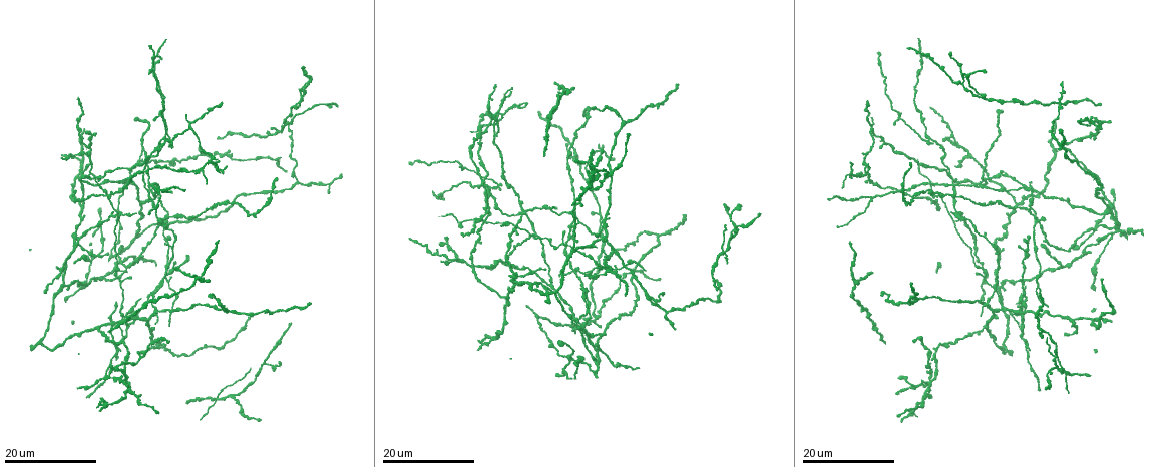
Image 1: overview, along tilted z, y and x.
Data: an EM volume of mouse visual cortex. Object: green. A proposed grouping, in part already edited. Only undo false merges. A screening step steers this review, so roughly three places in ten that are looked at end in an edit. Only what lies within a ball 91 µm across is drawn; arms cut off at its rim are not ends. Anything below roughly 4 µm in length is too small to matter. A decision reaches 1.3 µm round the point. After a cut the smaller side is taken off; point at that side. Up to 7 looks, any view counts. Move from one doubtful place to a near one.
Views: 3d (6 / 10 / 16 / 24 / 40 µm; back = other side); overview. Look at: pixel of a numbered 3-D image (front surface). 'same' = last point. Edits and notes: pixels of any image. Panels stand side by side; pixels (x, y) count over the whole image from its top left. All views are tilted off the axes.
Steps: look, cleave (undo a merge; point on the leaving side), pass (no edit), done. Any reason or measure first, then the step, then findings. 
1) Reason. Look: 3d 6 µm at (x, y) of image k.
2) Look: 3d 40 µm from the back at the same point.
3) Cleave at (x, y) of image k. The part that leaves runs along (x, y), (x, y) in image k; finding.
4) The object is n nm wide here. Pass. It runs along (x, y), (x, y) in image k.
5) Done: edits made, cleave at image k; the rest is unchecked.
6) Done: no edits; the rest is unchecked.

Four-way junction. Look: 3d 24 µm at (195, 277) of image 1.

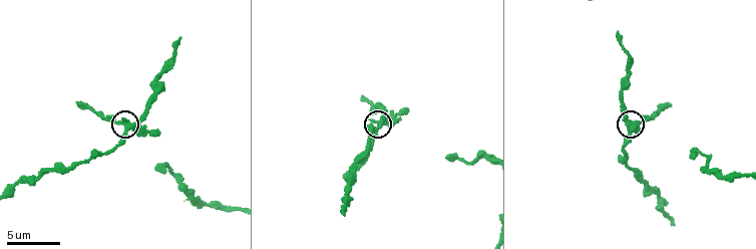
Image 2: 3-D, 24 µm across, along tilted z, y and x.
Look: 3d 10 µm at (125, 128) of image 2.

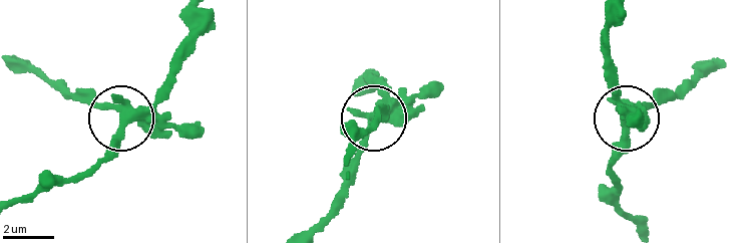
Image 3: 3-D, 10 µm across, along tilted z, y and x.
4 arms meet here. Pass. One neuron here.

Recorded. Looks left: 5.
Branch point. Look: 3d 16 µm at (938, 367) of image 1.

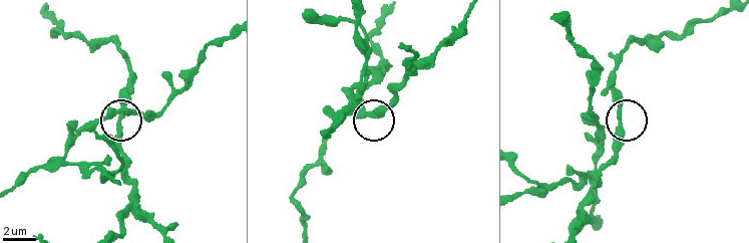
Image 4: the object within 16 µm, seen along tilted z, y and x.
Zoom in. Look: 3d 6 µm at (120, 119) of image 4.

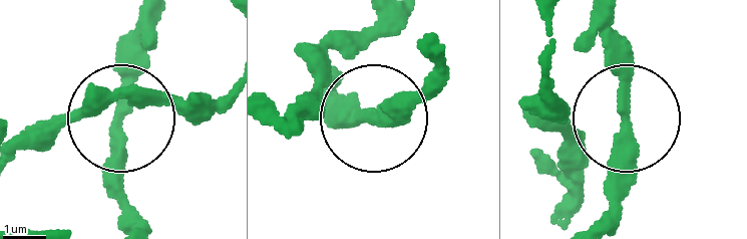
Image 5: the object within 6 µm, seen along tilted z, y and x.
From behind. Look: 3d 6 µm from the back at (624, 112) of image 5.

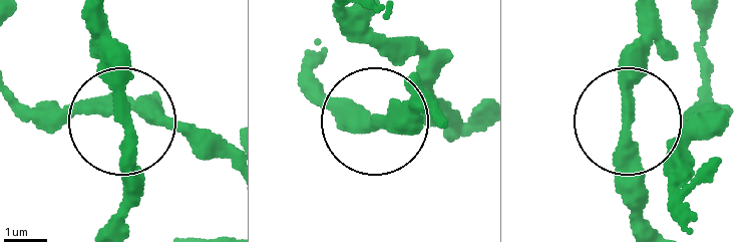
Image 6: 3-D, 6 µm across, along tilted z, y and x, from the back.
3 arms meet here. Pass. All the same neuron.

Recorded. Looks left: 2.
Three arms meet. Look: 3d 16 µm at (110, 375) of image 1.

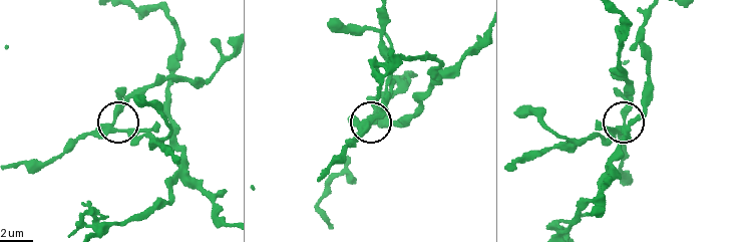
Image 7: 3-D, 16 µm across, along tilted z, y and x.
Look: 3d 10 µm at (373, 120) of image 7.

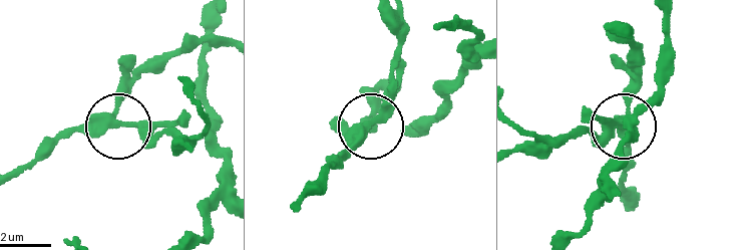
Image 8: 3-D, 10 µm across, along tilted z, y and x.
3 arms meet here. Pass. Continuous, no second neuron.

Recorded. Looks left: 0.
Done: no edits; the rest is unchecked.

